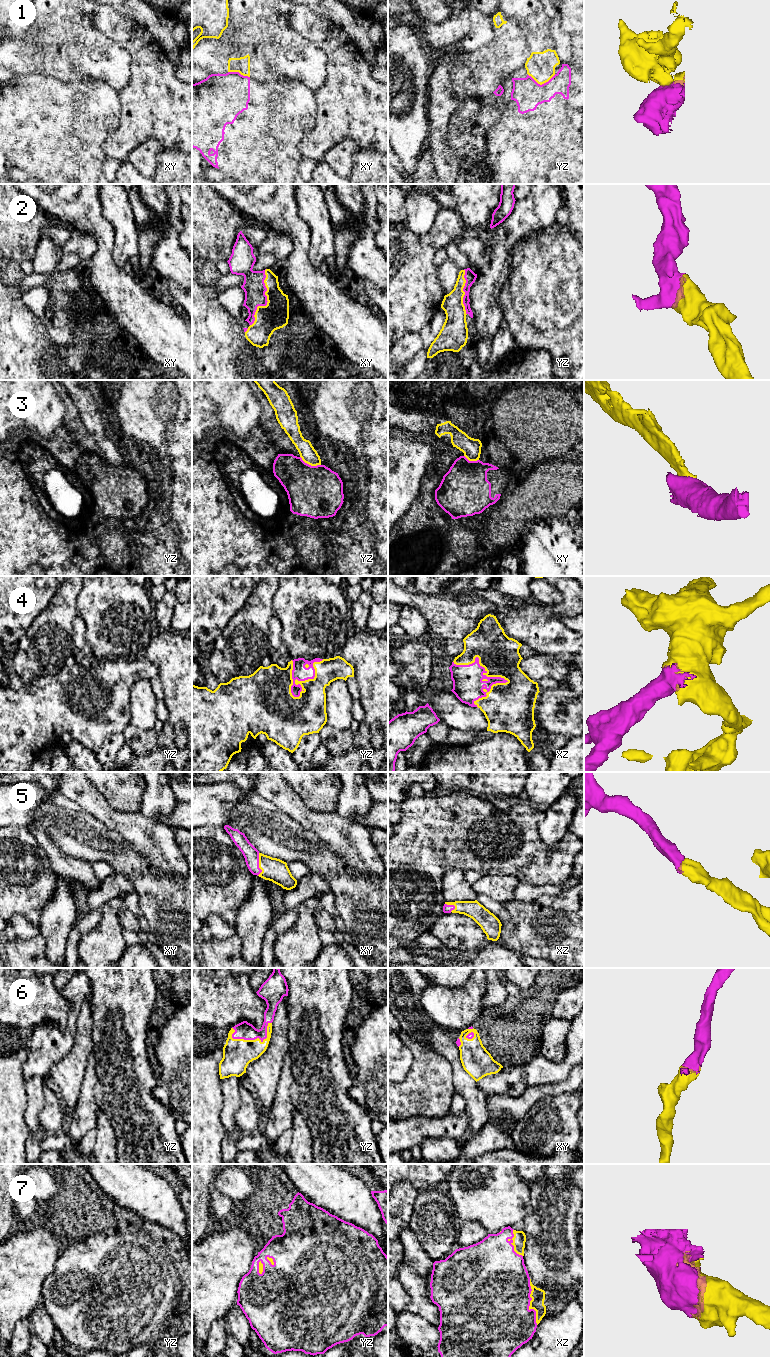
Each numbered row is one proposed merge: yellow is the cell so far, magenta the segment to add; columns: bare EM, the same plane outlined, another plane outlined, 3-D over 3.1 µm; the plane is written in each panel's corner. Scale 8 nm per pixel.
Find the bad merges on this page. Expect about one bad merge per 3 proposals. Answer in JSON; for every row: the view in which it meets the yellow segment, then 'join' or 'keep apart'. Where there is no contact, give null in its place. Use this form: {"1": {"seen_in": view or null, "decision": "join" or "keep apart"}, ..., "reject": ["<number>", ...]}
{"1": {"seen_in": "yz", "decision": "keep apart"}, "2": {"seen_in": "xy", "decision": "join"}, "3": {"seen_in": "yz", "decision": "keep apart"}, "4": {"seen_in": "xz", "decision": "join"}, "5": {"seen_in": "xy", "decision": "join"}, "6": {"seen_in": "yz", "decision": "join"}, "7": {"seen_in": "xz", "decision": "join"}, "reject": ["1", "3"]}

